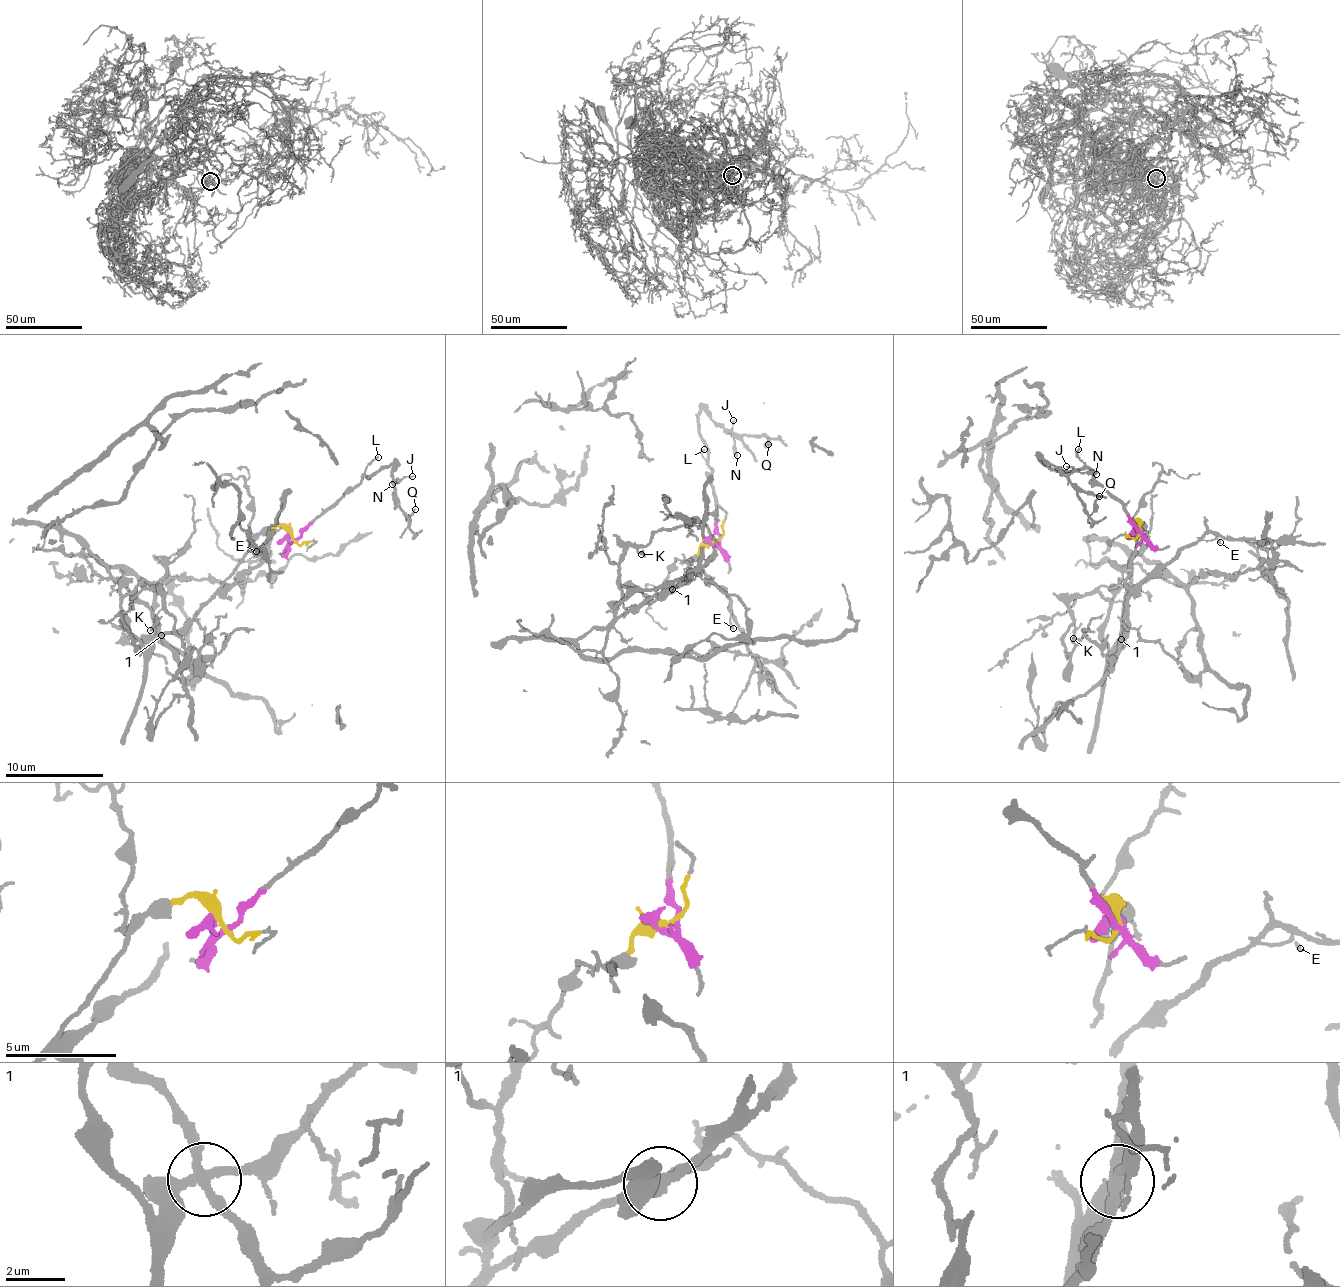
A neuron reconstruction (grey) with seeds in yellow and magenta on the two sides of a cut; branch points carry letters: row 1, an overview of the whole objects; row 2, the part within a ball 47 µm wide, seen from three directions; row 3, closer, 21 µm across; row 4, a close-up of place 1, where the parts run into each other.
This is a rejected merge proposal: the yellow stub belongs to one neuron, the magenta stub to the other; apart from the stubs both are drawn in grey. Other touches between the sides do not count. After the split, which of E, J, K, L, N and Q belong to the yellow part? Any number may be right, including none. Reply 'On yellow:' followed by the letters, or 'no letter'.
On yellow: E, K

